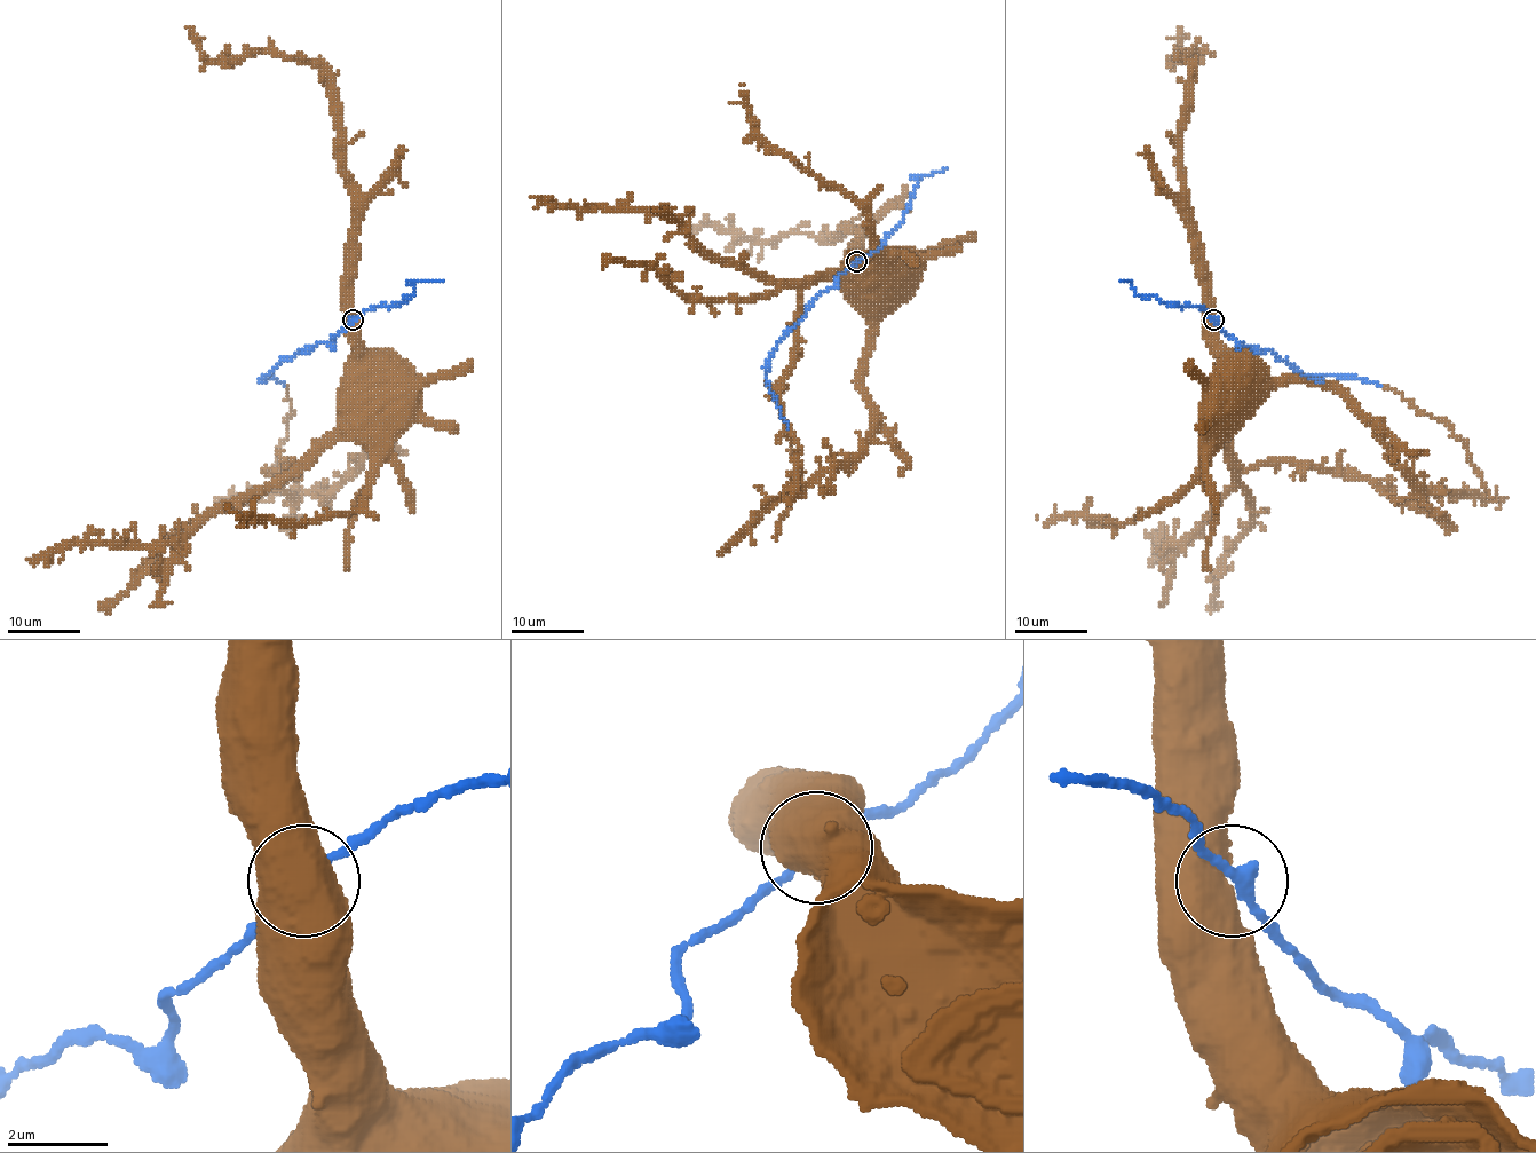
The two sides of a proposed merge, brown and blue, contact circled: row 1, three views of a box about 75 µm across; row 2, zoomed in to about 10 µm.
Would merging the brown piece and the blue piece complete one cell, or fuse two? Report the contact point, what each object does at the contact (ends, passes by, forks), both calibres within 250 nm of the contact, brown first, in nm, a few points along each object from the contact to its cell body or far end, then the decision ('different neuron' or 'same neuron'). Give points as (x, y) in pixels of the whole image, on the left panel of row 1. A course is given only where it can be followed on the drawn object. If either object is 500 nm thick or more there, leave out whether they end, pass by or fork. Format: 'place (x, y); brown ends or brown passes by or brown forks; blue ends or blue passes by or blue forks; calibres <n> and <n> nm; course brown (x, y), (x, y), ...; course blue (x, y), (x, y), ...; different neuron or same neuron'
place (353, 320); calibres 750 and 280 nm; course brown (354, 320), (355, 357), (389, 394); course blue (354, 320), (333, 336), (332, 342), (298, 350), (267, 376), (261, 373), (285, 385); same neuron

